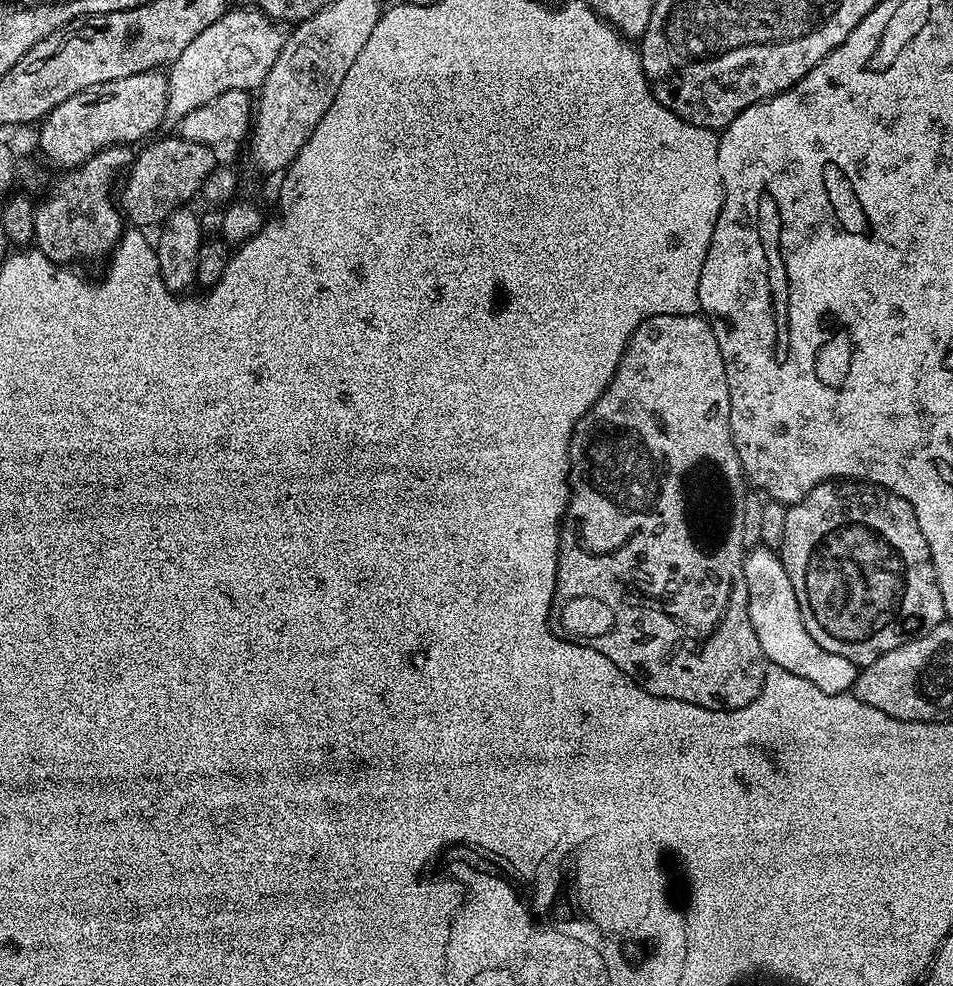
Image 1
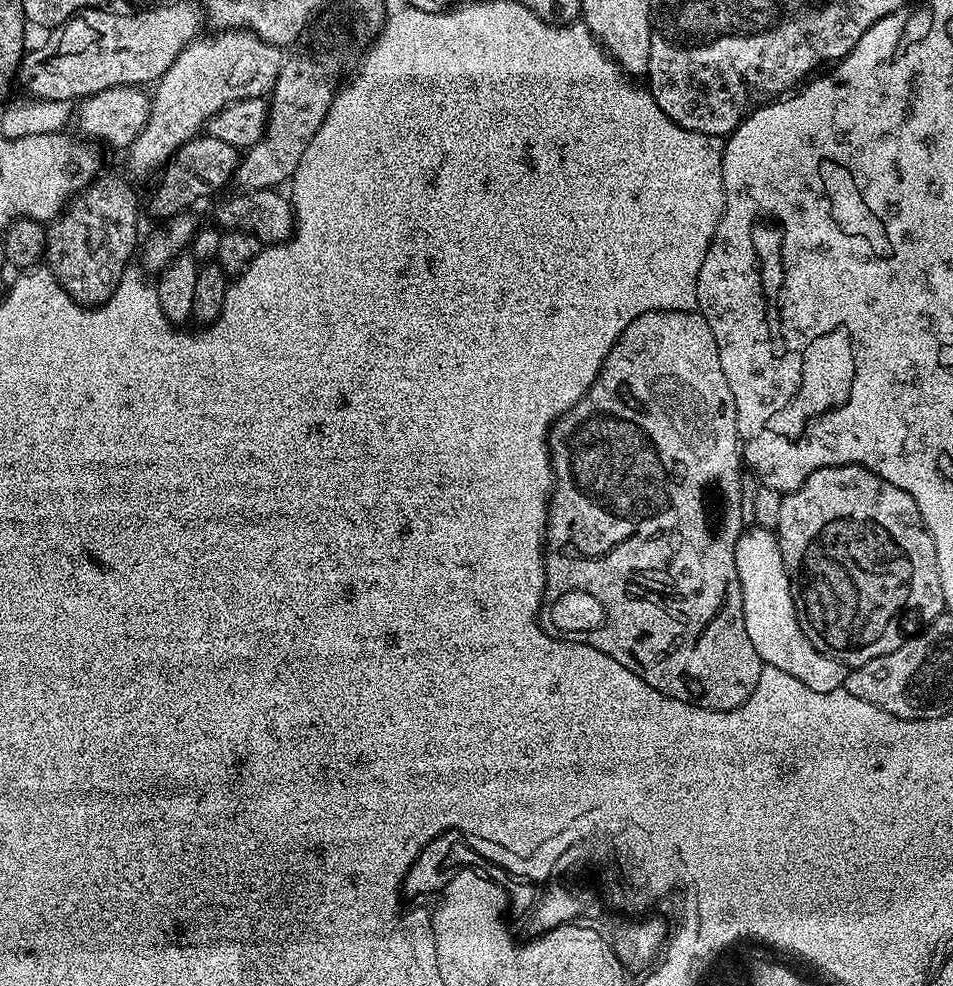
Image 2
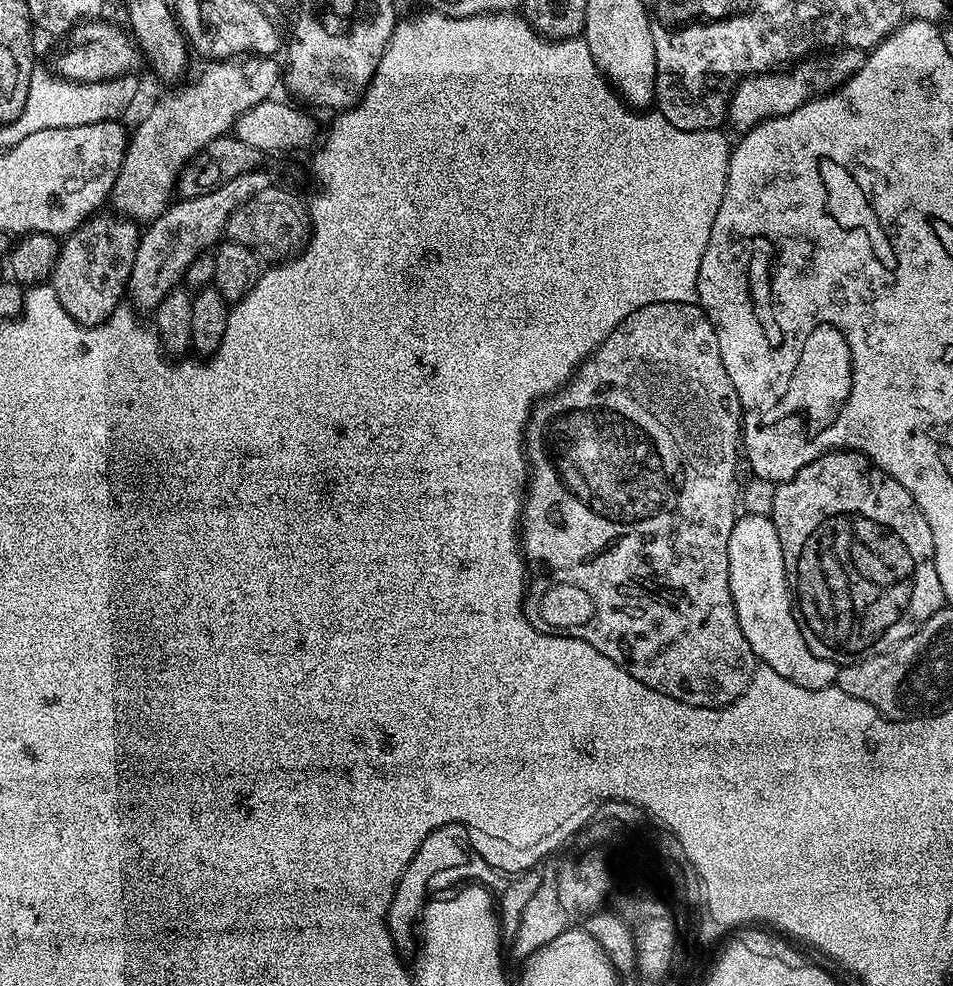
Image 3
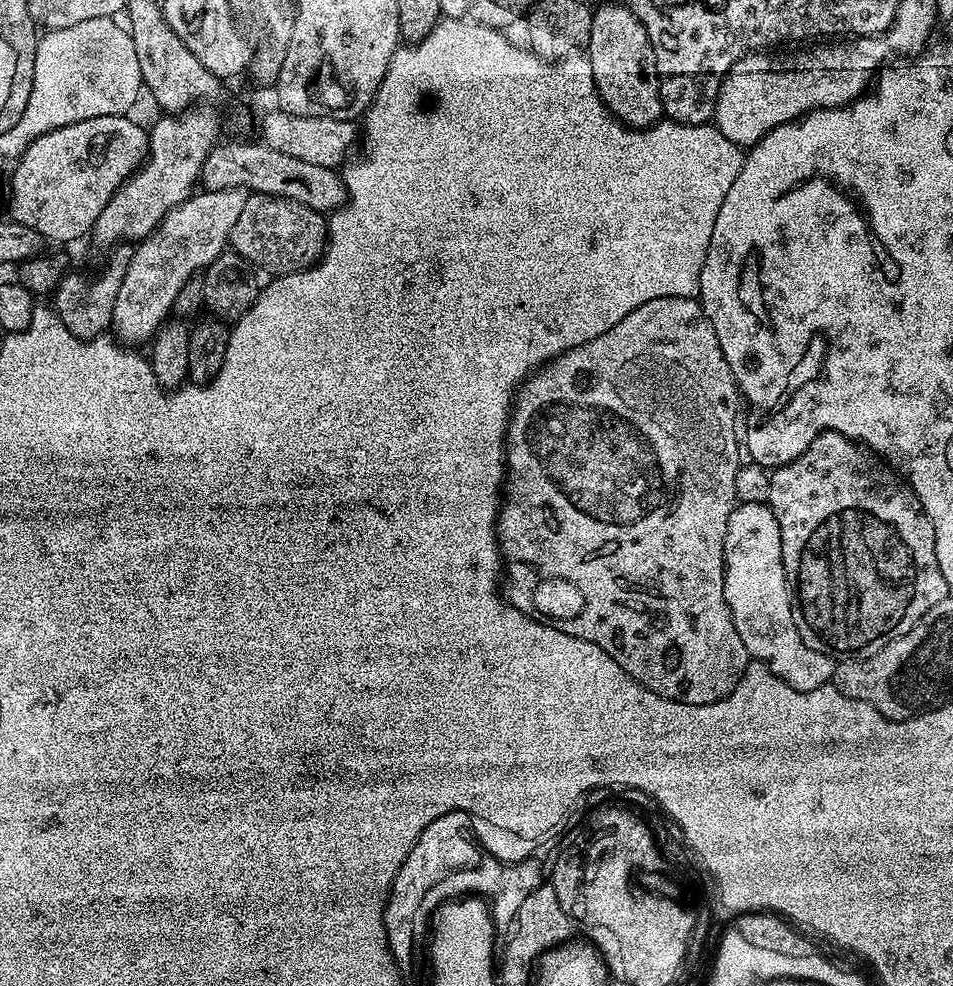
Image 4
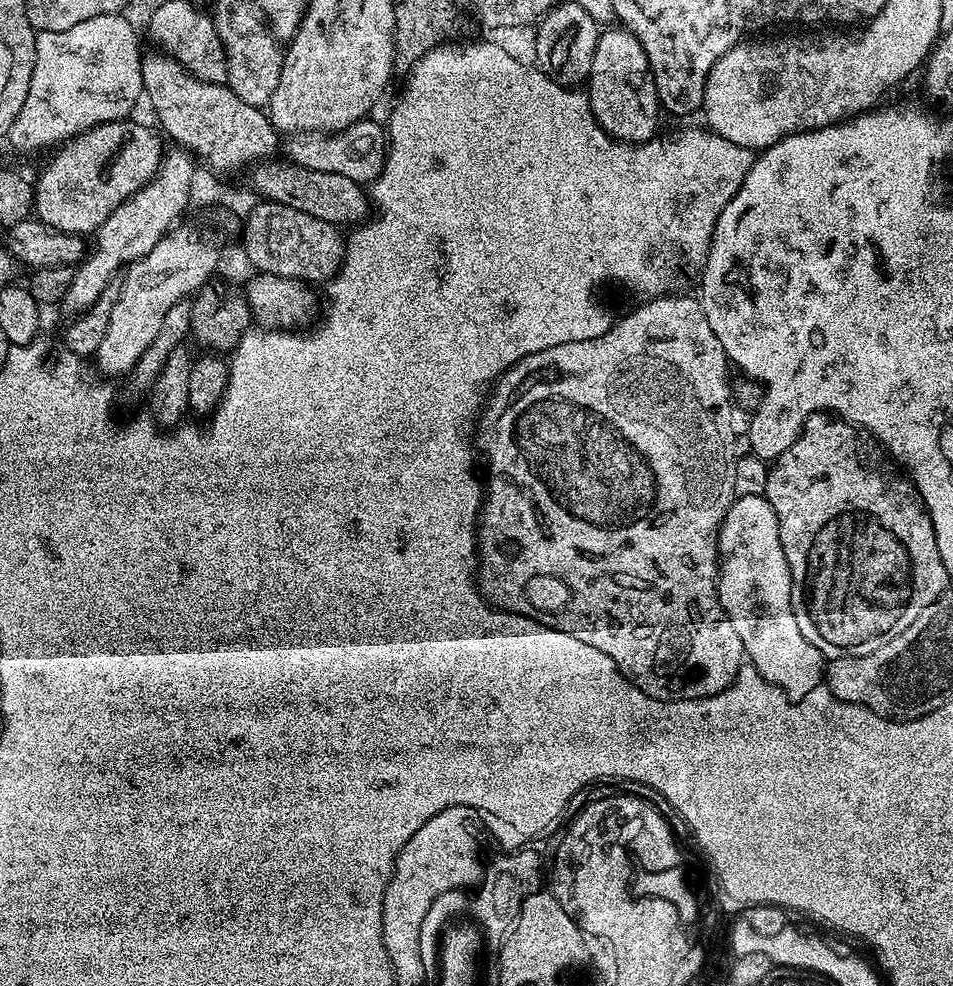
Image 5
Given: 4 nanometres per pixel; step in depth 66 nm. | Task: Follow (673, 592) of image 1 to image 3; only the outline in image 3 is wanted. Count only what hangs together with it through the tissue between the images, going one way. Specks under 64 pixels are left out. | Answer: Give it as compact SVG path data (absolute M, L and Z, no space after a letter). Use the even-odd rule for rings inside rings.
M658 302L658 303L657 303L657 304L655 304L655 305L654 305L654 306L642 306L642 310L634 310L634 314L630 314L630 318L626 318L626 319L625 319L625 320L623 320L623 322L621 322L621 324L620 324L620 325L619 325L619 326L618 326L618 327L616 327L616 329L615 329L615 330L613 330L613 331L612 331L612 333L611 333L611 334L610 334L610 338L606 338L606 342L602 342L602 343L601 343L601 344L600 344L600 347L598 347L598 348L596 348L596 349L594 349L594 350L593 350L593 352L592 352L592 355L591 355L591 356L589 356L589 357L588 357L588 359L587 359L587 360L585 360L585 361L584 361L584 363L583 363L583 364L581 364L581 365L580 365L580 367L579 367L579 368L577 368L577 369L576 369L576 375L575 375L575 376L573 376L573 377L572 377L572 379L571 379L571 380L569 380L569 381L568 381L568 383L567 383L567 384L565 384L565 385L564 385L564 387L563 387L563 388L561 388L561 389L560 389L560 391L559 391L559 392L553 392L553 393L552 393L552 395L551 395L551 396L546 396L546 397L544 397L544 399L543 399L543 400L541 400L541 401L540 401L540 403L539 403L539 404L537 404L537 405L536 405L536 407L535 407L535 408L533 408L533 409L532 409L532 416L531 416L531 418L530 418L530 419L529 419L529 420L528 420L528 429L527 429L527 430L525 430L525 431L524 431L524 450L525 450L525 452L527 452L527 453L528 453L528 467L529 467L529 469L530 469L530 471L529 471L529 474L528 474L528 483L527 483L527 485L526 485L526 495L525 495L525 497L524 497L524 506L523 506L523 509L522 509L522 511L521 511L521 514L520 514L520 526L519 526L519 529L518 529L518 535L519 535L519 537L520 537L520 542L521 542L521 545L522 545L522 551L523 551L523 554L524 554L524 562L525 562L525 565L526 565L526 567L527 567L527 570L528 570L528 574L529 574L529 578L528 578L528 586L527 586L527 589L526 589L526 595L525 595L525 596L524 596L524 597L523 597L523 600L522 600L522 611L523 611L523 613L524 613L524 615L525 615L525 616L527 616L527 617L528 617L528 621L530 621L530 623L532 623L532 624L533 624L533 626L535 626L535 627L536 627L536 628L539 628L539 629L540 629L540 631L542 631L542 632L551 632L551 633L553 633L553 634L555 634L555 635L557 635L557 636L572 636L572 637L574 637L574 638L575 638L575 639L576 639L576 640L581 640L581 641L582 641L582 642L586 642L586 643L587 643L587 644L589 644L589 645L590 645L590 646L594 646L594 650L598 650L598 651L599 651L599 652L601 652L601 653L602 653L602 654L606 654L606 658L610 658L610 659L611 659L611 660L613 660L613 661L614 661L614 662L618 662L618 666L622 666L622 667L623 667L623 668L625 668L625 669L626 669L626 670L627 670L627 671L628 671L628 673L630 673L630 675L631 675L631 676L633 676L633 677L634 677L634 678L638 678L638 682L642 682L642 683L643 683L643 684L645 684L645 685L646 685L646 686L650 686L650 687L651 687L651 688L653 688L653 689L654 689L654 690L658 690L658 691L659 691L659 692L661 692L661 693L662 693L662 694L666 694L666 695L667 695L667 696L669 696L669 697L670 697L670 698L674 698L674 699L675 699L675 700L677 700L677 701L678 701L678 702L686 702L686 703L687 703L687 704L689 704L689 705L690 705L690 706L698 706L698 707L699 707L699 708L724 708L724 707L725 707L725 706L727 706L727 704L732 704L732 703L734 703L734 702L735 702L735 701L736 701L736 699L738 699L738 697L740 697L740 695L742 695L742 693L744 693L744 691L745 691L745 690L746 690L746 686L750 686L750 678L751 678L751 677L752 677L752 675L753 675L753 674L754 674L754 673L755 673L755 672L756 672L756 669L757 669L757 667L758 667L758 661L757 661L757 658L756 658L756 656L755 656L755 655L754 655L754 653L753 653L753 652L752 652L752 651L751 651L751 650L750 650L750 642L746 642L746 634L742 634L742 626L738 626L738 614L737 614L737 613L736 613L736 611L735 611L735 610L734 610L734 598L733 598L733 597L732 597L732 595L731 595L731 594L730 594L730 562L729 562L729 561L728 561L728 543L729 543L729 542L730 542L730 530L734 530L734 526L735 526L735 525L736 525L736 522L737 522L737 519L738 519L738 484L737 484L737 488L736 488L736 452L737 452L737 456L738 456L738 445L739 445L739 444L740 444L740 443L741 443L741 440L742 440L742 413L741 413L741 410L740 410L740 403L739 403L739 402L738 402L738 390L734 390L734 382L730 382L730 374L726 374L726 366L722 366L722 350L718 350L718 334L714 334L714 326L713 326L713 325L712 325L712 323L711 323L711 322L710 322L710 318L709 318L709 317L708 317L708 315L707 315L707 314L705 314L705 313L704 313L704 309L703 309L703 308L701 308L701 307L700 307L700 305L699 305L699 303L694 303L694 304L679 304L679 303L678 303L678 302Z

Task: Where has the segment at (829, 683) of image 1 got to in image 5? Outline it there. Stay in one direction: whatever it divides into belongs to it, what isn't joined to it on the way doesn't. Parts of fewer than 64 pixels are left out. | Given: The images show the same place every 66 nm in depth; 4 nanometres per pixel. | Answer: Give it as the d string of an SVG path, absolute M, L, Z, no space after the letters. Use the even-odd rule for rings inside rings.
M737 496L720 527L720 578L716 581L716 589L720 595L722 606L730 618L730 623L742 638L744 655L766 678L773 689L785 692L789 701L795 702L806 698L810 690L821 687L826 676L826 657L818 650L818 646L810 646L806 642L802 630L798 630L798 618L794 618L792 609L792 579L786 562L786 554L782 550L778 518L774 514L774 506L763 496Z

